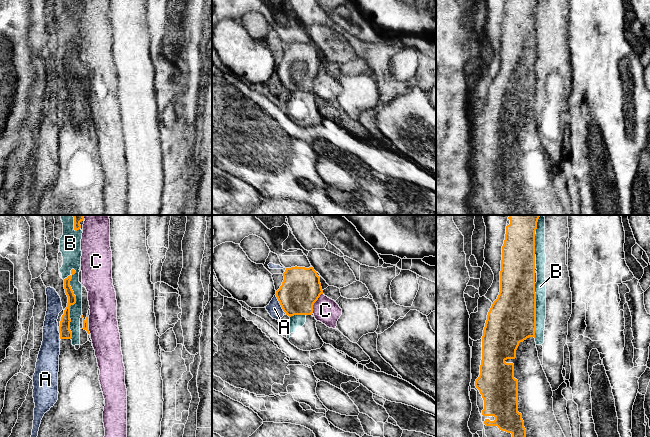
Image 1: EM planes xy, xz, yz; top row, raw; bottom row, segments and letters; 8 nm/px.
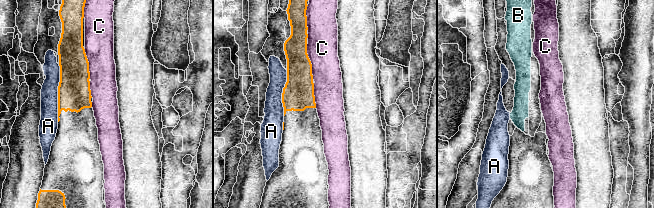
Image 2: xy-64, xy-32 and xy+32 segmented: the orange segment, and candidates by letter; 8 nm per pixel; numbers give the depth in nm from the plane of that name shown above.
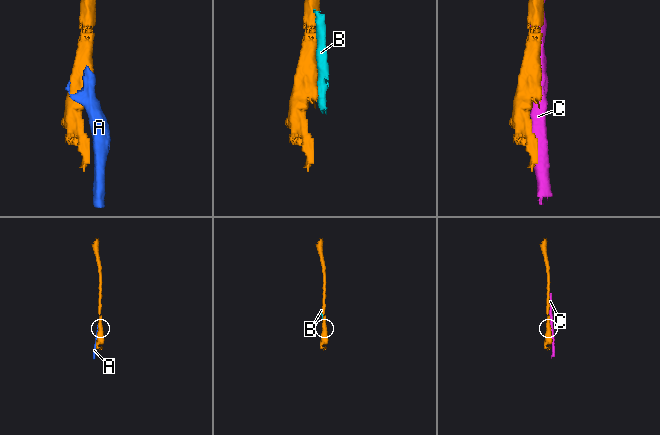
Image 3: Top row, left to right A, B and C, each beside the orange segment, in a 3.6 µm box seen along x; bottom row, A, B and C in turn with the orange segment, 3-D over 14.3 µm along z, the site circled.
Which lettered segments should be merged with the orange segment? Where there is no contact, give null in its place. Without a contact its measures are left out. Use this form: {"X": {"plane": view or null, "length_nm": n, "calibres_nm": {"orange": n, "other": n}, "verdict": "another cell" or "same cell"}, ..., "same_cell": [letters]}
{"A": {"plane": "xz", "length_nm": 170, "calibres_nm": {"orange": 320, "other": 120}, "verdict": "another cell"}, "B": {"plane": "xy", "length_nm": 550, "calibres_nm": {"orange": 100, "other": 100}, "verdict": "another cell"}, "C": {"plane": "xz", "length_nm": 180, "calibres_nm": {"orange": 320, "other": 200}, "verdict": "another cell"}, "same_cell": []}

